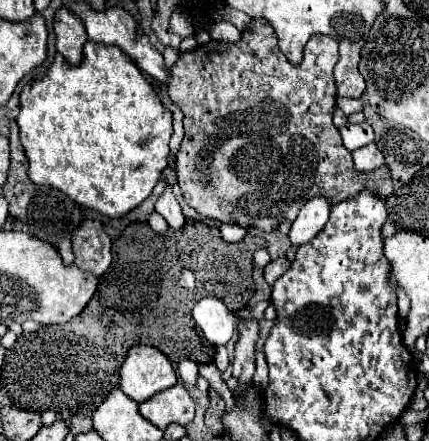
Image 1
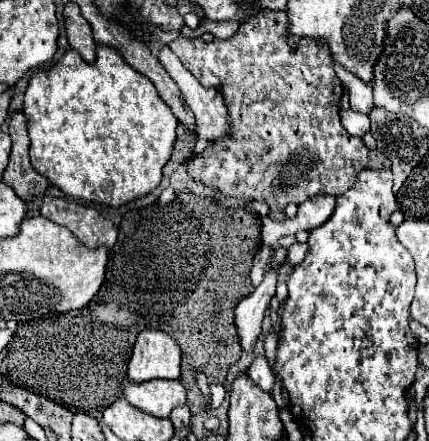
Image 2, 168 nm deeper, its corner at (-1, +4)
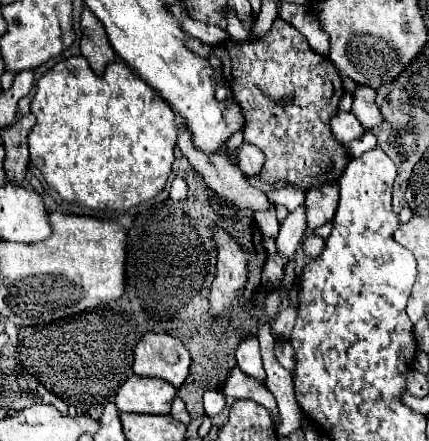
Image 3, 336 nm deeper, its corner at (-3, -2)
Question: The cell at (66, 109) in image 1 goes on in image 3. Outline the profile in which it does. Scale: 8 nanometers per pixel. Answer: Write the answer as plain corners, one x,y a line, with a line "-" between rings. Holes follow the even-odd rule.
88,8
82,10
80,26
82,56
58,62
36,82
36,94
30,102
30,110
38,122
28,136
30,160
42,172
48,186
54,188
66,202
92,210
128,210
162,192
174,162
178,134
176,114
154,88
150,88
136,72
132,72
132,68
120,60
112,62
116,52
108,44
102,22

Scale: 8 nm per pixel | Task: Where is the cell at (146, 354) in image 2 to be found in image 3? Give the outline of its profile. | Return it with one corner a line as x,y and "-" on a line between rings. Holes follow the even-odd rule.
146,332
134,350
132,368
138,376
156,376
180,388
190,374
190,354
178,338

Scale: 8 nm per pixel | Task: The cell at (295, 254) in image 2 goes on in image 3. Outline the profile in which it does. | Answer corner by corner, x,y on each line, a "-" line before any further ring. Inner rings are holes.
308,234
302,242
302,248
304,248
304,254
310,256
310,258
316,258
320,256
320,252
324,250
324,238
316,236
316,234

